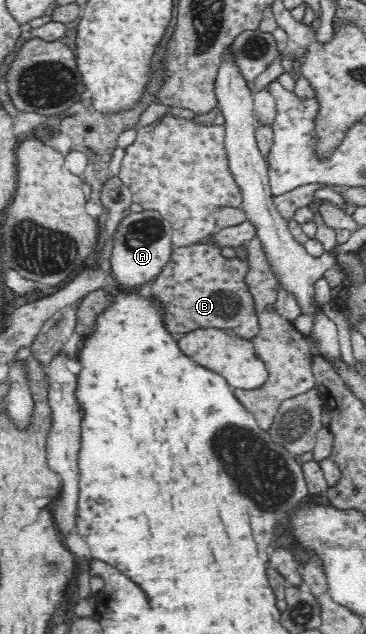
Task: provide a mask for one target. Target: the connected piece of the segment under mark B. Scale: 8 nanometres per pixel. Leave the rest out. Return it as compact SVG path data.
M208 240L173 250L170 264L151 286L151 301L162 311L163 328L171 335L184 335L201 327L231 329L249 340L259 334L256 302L246 280L249 260L225 258L220 250Z

